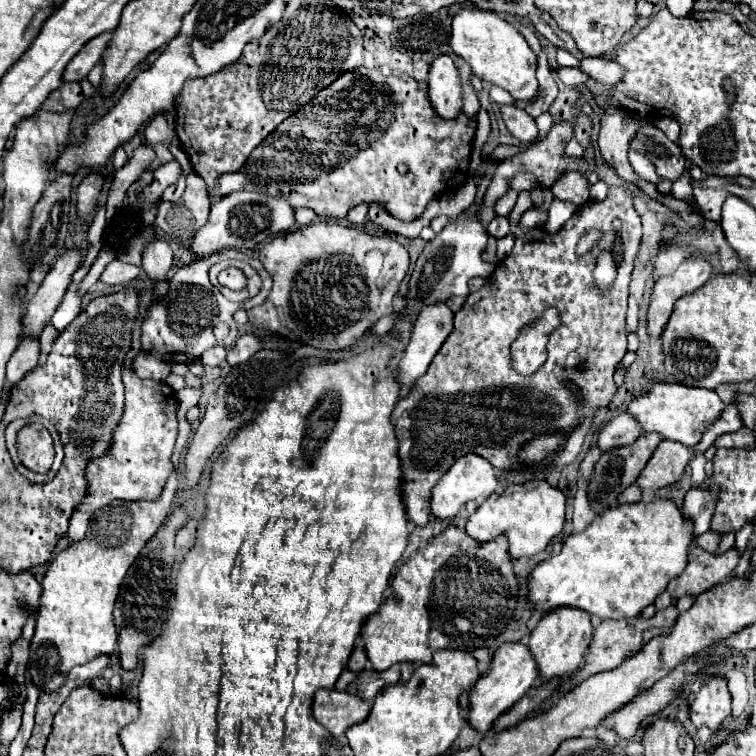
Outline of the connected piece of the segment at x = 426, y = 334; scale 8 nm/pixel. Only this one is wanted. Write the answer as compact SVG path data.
M443 304L427 306L415 324L411 342L405 348L405 354L399 362L399 382L407 388L423 376L433 360L433 356L439 352L447 336L453 332L453 312L451 308Z

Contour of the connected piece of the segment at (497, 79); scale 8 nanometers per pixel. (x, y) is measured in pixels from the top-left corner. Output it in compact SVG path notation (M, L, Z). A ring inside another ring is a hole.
M477 8L459 10L453 18L451 48L457 56L469 62L471 72L477 78L505 88L515 100L533 100L537 96L537 54L529 48L529 44L515 30L515 26L499 18L495 12L483 12Z

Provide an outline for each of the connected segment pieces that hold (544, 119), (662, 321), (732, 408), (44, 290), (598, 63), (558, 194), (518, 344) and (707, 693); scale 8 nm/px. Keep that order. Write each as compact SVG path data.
M541 114L537 120L537 130L539 130L539 134L537 134L537 140L541 140L543 136L547 136L547 132L551 130L551 126L553 126L553 118L551 118L551 114Z
M687 258L681 262L681 266L669 274L663 276L655 282L651 302L649 302L649 320L647 320L647 330L655 338L663 334L663 328L673 312L675 302L701 288L709 278L711 278L713 266L703 260L703 258Z
M727 404L727 408L723 410L723 414L721 414L719 418L721 418L721 420L717 420L717 422L709 428L709 432L703 434L701 442L693 448L693 454L703 454L703 452L715 442L717 436L721 436L721 434L725 434L725 432L737 432L737 430L743 426L741 416L739 416L739 412L737 412L737 404Z
M75 246L59 256L55 266L47 272L45 280L33 294L27 304L25 318L23 318L23 332L25 334L41 334L43 326L51 320L53 312L61 304L67 286L71 284L71 276L75 270L81 268L81 248Z
M583 58L581 70L587 72L597 82L601 82L607 90L611 90L611 86L617 80L621 80L621 74L623 74L623 70L617 68L615 62L607 62L607 58Z
M565 172L553 186L551 192L559 200L569 200L575 206L583 206L589 200L589 182L581 172Z
M547 308L543 318L521 332L521 336L511 346L511 366L515 372L529 376L547 360L547 338L551 330L559 326L559 314L555 308Z
M711 678L705 682L689 708L689 716L695 728L707 726L709 730L719 730L723 720L731 714L731 694L727 690L725 678Z

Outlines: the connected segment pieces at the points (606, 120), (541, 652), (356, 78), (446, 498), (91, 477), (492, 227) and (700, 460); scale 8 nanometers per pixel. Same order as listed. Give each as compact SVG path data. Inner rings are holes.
M623 114L603 116L601 132L599 132L599 140L597 140L601 158L615 170L615 174L621 180L625 180L629 184L635 184L647 196L651 196L651 198L666 205L669 209L677 213L686 211L697 214L690 204L671 195L659 193L651 182L641 180L641 176L635 174L635 170L631 168L631 164L627 160L627 150L629 150L629 142L635 138L637 128L639 128L639 118L637 116L623 116Z
M559 608L549 612L549 616L541 618L529 638L529 650L539 668L539 680L549 680L551 676L569 676L573 674L585 658L593 634L591 616L577 608Z
M363 66L339 76L299 112L283 120L275 132L251 152L239 172L227 172L227 176L219 178L217 194L227 196L235 190L251 190L267 196L285 196L293 208L311 208L317 216L327 220L345 218L347 212L361 202L381 202L391 216L411 222L437 194L453 190L467 180L473 134L475 122L469 122L465 114L459 114L455 120L437 116L427 98L427 82L417 82L411 76L385 78L379 70ZM399 162L409 166L405 176L397 172Z
M477 454L461 456L431 490L431 514L439 520L451 520L457 516L459 508L465 506L469 500L491 496L497 490L497 484L499 482L495 476L495 468L485 458L481 458Z
M131 364L123 366L123 386L125 386L125 410L119 426L111 434L111 448L99 460L87 464L87 496L77 504L67 530L67 540L83 540L89 530L89 520L97 508L109 504L111 500L157 500L169 474L175 470L171 454L177 440L177 416L175 416L175 392L165 382L141 380Z
M497 216L497 218L491 220L487 230L491 232L493 238L505 238L509 234L509 220L503 218L503 216Z
M695 456L691 460L691 488L699 488L707 476L705 476L705 456Z

